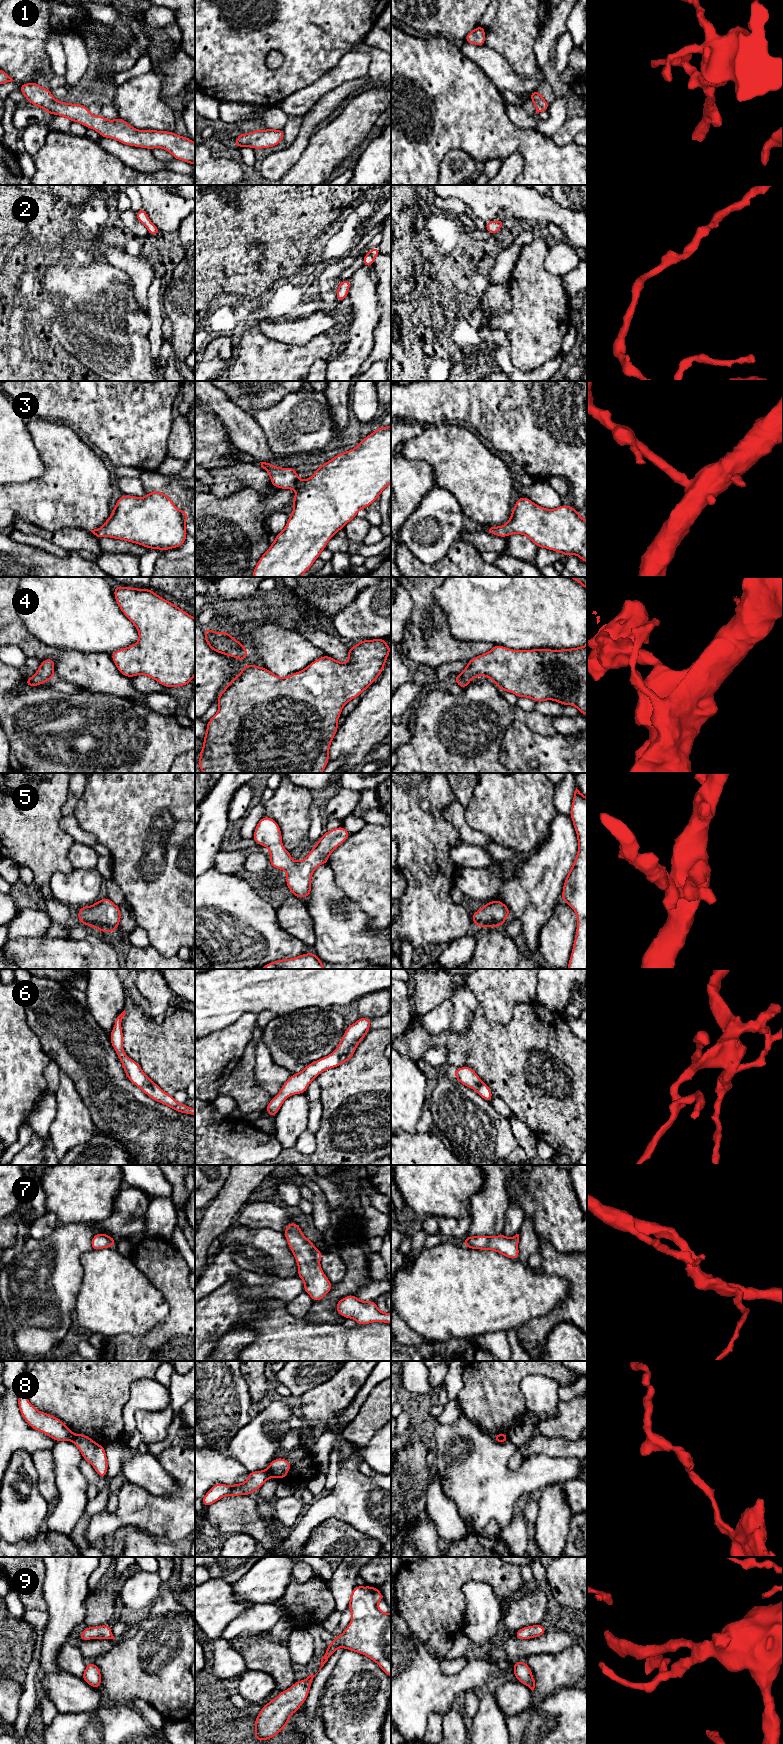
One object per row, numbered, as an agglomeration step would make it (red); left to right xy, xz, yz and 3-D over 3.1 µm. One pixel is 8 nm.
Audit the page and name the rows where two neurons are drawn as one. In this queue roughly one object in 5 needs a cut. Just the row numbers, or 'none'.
8

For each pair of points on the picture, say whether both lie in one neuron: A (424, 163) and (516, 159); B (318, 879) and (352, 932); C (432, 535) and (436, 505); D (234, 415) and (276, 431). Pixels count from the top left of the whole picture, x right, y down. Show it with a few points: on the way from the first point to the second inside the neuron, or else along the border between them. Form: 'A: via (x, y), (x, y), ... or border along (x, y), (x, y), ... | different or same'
A: border along (502, 162), (518, 153), (523, 171) | different
B: via (324, 893), (329, 914), (338, 923) | same
C: via (432, 528), (436, 512) | same
D: border along (251, 415), (262, 429), (270, 446) | different

